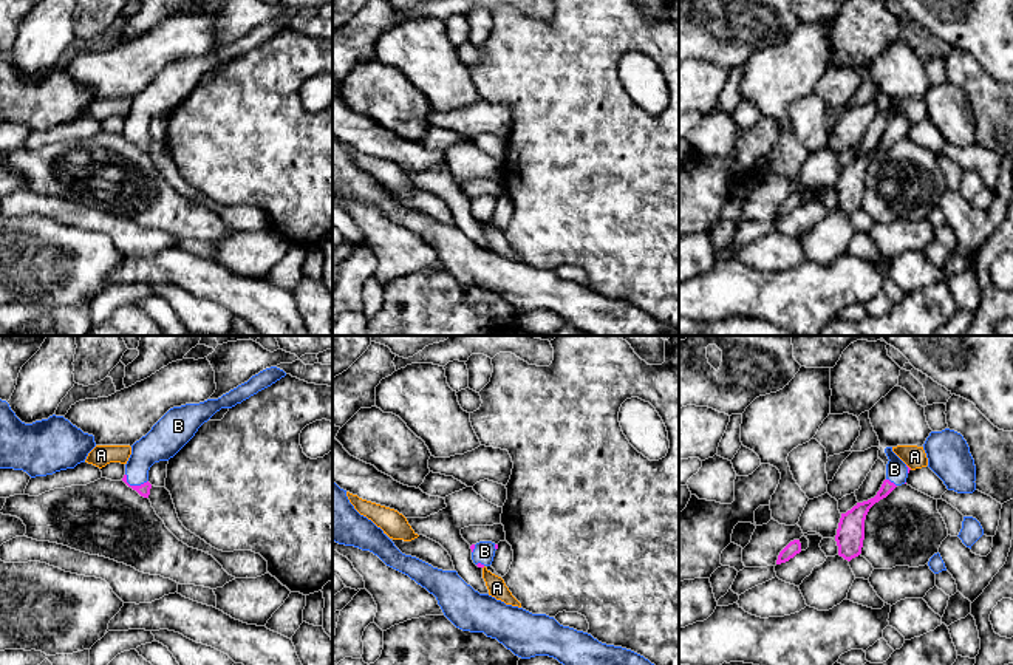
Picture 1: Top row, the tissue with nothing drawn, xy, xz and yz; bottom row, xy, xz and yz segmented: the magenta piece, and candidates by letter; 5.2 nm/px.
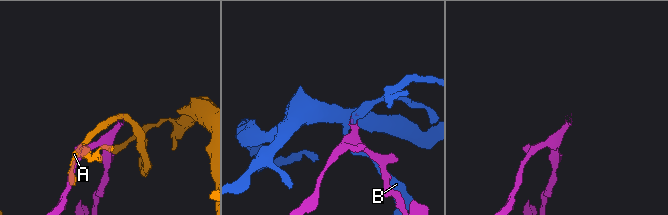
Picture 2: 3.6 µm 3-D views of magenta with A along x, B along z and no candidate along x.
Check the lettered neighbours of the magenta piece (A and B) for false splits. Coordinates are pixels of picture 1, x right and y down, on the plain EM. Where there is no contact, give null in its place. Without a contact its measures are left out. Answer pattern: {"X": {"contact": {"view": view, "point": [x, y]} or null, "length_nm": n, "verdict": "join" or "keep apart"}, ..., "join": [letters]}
{"A": {"contact": {"view": "yz", "point": [908, 121]}, "length_nm": 40, "verdict": "keep apart"}, "B": {"contact": {"view": "xy", "point": [133, 139]}, "length_nm": 130, "verdict": "join"}, "join": ["B"]}

